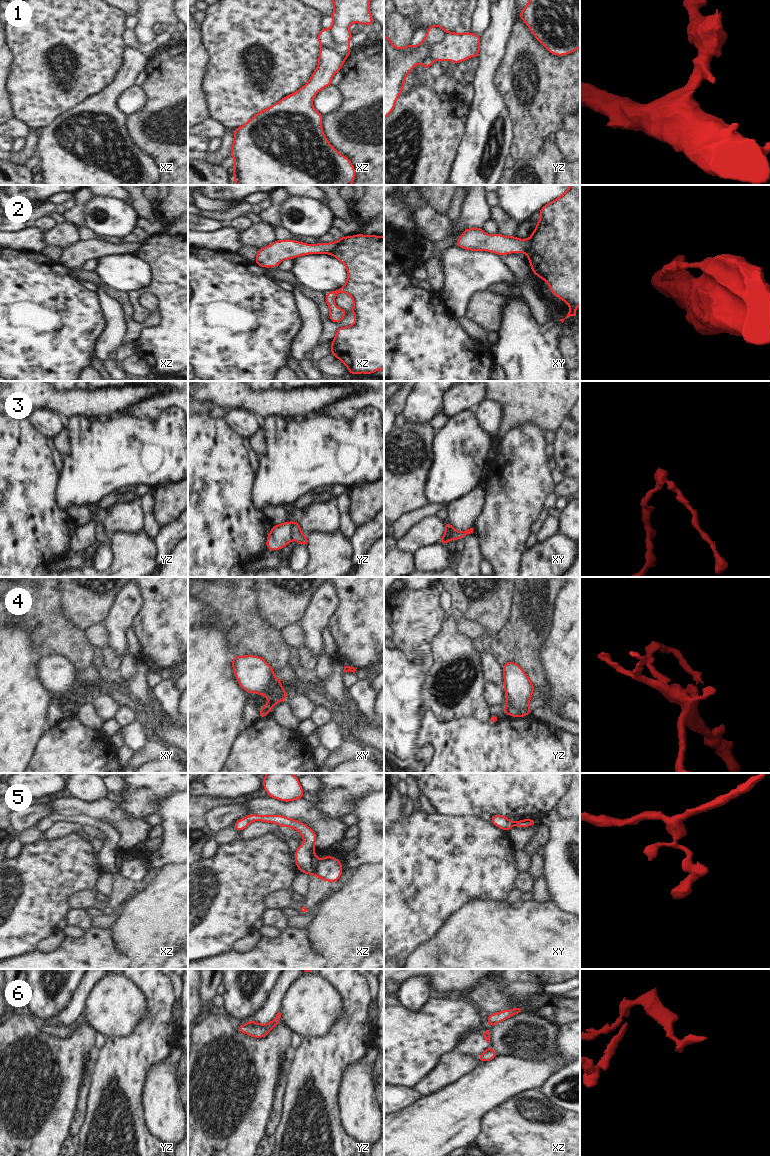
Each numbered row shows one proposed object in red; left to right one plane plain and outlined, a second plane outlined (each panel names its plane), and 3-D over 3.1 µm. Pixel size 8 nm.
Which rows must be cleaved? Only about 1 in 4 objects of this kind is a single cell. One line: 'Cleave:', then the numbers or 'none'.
Cleave: 1, 2, 3, 4, 5

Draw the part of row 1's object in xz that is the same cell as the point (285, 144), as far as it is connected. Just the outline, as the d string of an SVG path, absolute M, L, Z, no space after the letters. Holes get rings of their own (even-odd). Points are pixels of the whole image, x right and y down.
M332 0L333 24L329 27L332 43L321 45L318 65L311 78L298 91L292 93L267 109L256 113L244 125L235 129L230 156L234 159L233 177L236 185L351 185L356 171L348 157L339 153L327 140L322 128L322 117L313 106L315 95L332 84L334 74L341 70L346 57L341 57L337 50L338 43L349 44L353 33L348 27L353 23L372 25L373 17L369 11L370 0Z

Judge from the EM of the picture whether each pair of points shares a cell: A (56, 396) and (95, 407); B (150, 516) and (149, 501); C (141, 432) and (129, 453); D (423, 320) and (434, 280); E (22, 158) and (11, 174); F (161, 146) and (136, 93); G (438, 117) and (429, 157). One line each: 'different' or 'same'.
A: same
B: same
C: same
D: different
E: different
F: different
G: same

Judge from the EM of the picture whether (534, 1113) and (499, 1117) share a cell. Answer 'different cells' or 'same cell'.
same cell

